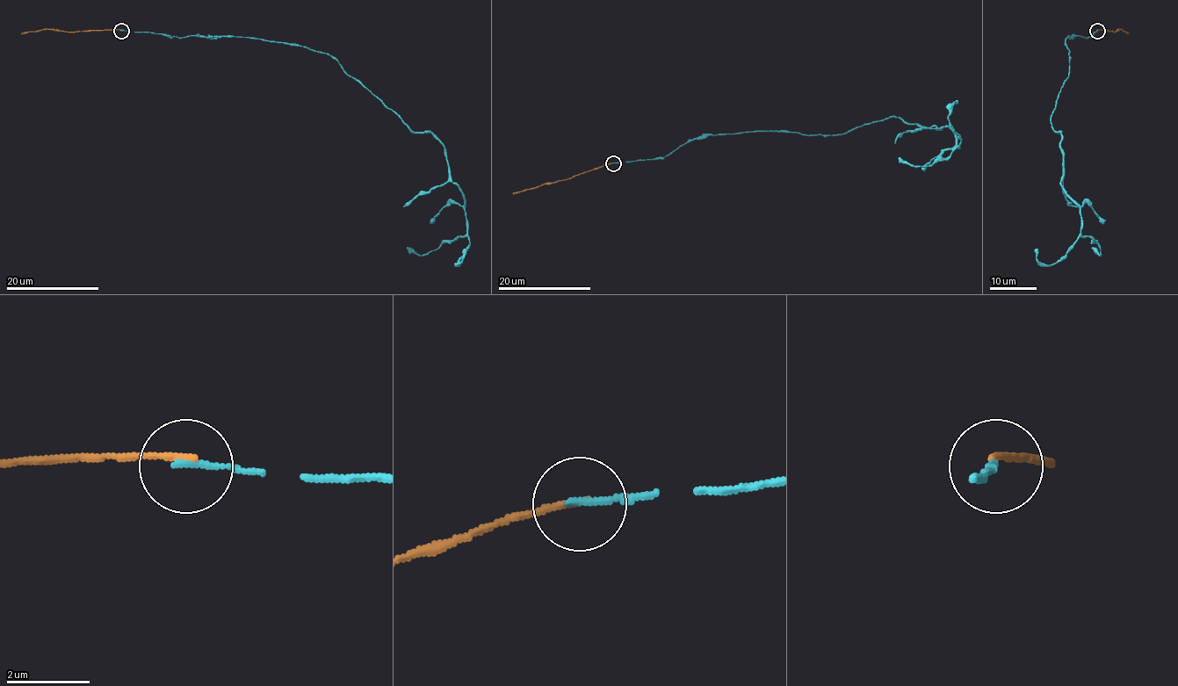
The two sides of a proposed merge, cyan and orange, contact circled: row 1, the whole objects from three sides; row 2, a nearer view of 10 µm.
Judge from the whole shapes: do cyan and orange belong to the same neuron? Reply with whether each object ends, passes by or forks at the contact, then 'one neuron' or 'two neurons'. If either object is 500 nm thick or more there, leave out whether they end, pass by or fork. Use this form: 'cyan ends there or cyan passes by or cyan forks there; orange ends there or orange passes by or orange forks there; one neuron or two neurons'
cyan ends there; orange ends there; two neurons

